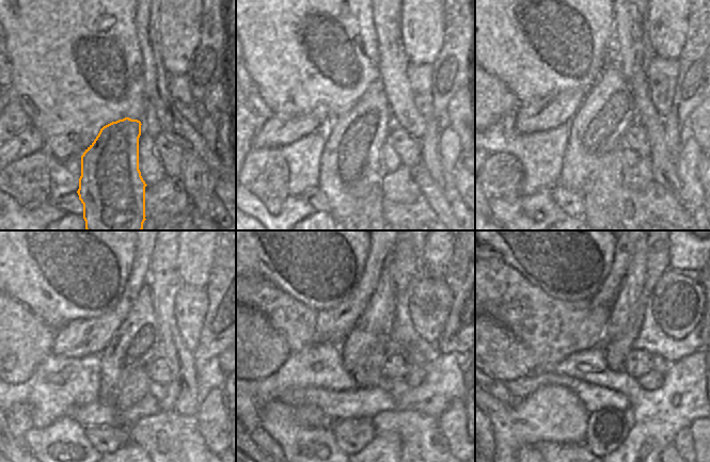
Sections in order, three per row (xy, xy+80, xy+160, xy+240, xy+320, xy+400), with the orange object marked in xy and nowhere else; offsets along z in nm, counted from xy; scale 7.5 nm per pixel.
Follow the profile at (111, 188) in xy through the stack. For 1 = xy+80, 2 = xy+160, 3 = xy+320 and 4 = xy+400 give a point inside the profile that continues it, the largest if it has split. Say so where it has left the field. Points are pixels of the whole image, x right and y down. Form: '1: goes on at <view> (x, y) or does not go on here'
1: goes on at xy+80 (350, 164)
2: goes on at xy+160 (599, 126)
3: goes on at xy+320 (377, 327)
4: goes on at xy+400 (620, 309)

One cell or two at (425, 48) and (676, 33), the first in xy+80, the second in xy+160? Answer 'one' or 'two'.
one

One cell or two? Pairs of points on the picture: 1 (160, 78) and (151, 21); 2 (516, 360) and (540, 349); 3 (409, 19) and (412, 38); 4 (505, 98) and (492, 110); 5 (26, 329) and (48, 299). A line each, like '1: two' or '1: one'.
1: one
2: two
3: one
4: one
5: two

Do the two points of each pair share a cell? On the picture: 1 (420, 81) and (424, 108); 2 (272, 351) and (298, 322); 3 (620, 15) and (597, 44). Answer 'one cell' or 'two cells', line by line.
1: one cell
2: two cells
3: two cells

